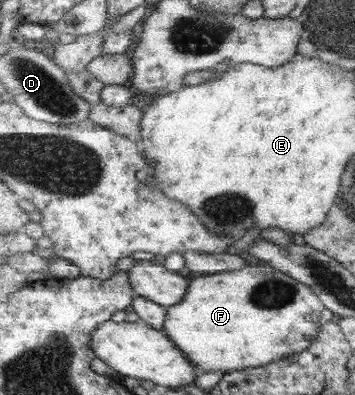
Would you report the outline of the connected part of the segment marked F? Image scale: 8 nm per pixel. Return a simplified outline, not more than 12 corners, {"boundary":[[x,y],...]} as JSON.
{"boundary":[[265,262],[203,274],[163,330],[200,377],[306,351],[336,314]]}

